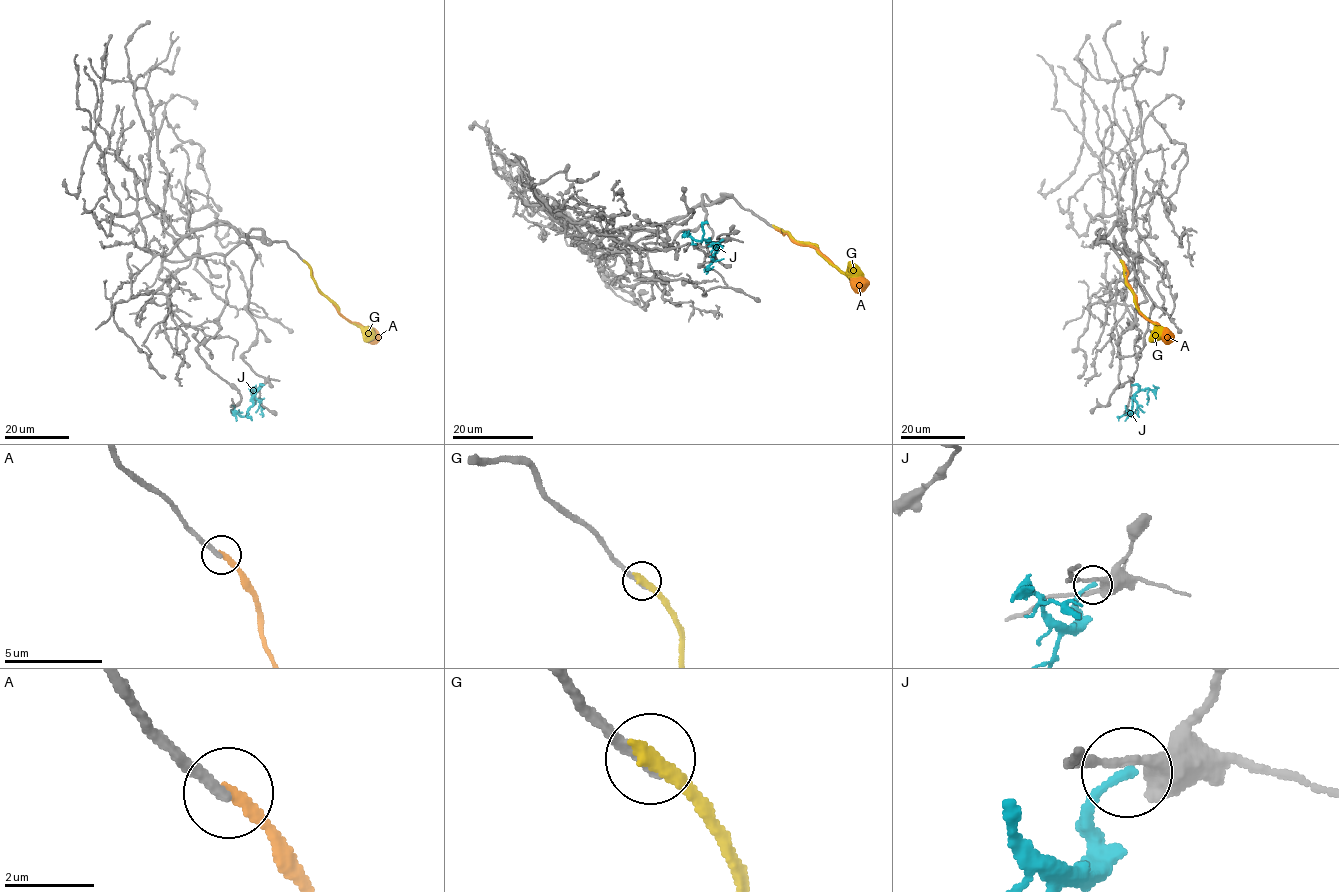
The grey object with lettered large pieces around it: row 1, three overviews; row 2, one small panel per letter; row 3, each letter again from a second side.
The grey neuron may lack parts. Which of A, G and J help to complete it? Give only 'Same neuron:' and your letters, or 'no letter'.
Same neuron: no letter

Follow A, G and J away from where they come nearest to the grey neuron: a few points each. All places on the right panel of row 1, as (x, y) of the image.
A: (1123, 262), (1138, 311), (1163, 329), (1163, 338), (1168, 343)
G: (1121, 261), (1135, 304), (1158, 327), (1158, 338)
J: (1131, 385), (1139, 387), (1133, 397), (1132, 416), (1126, 410), (1126, 405)

